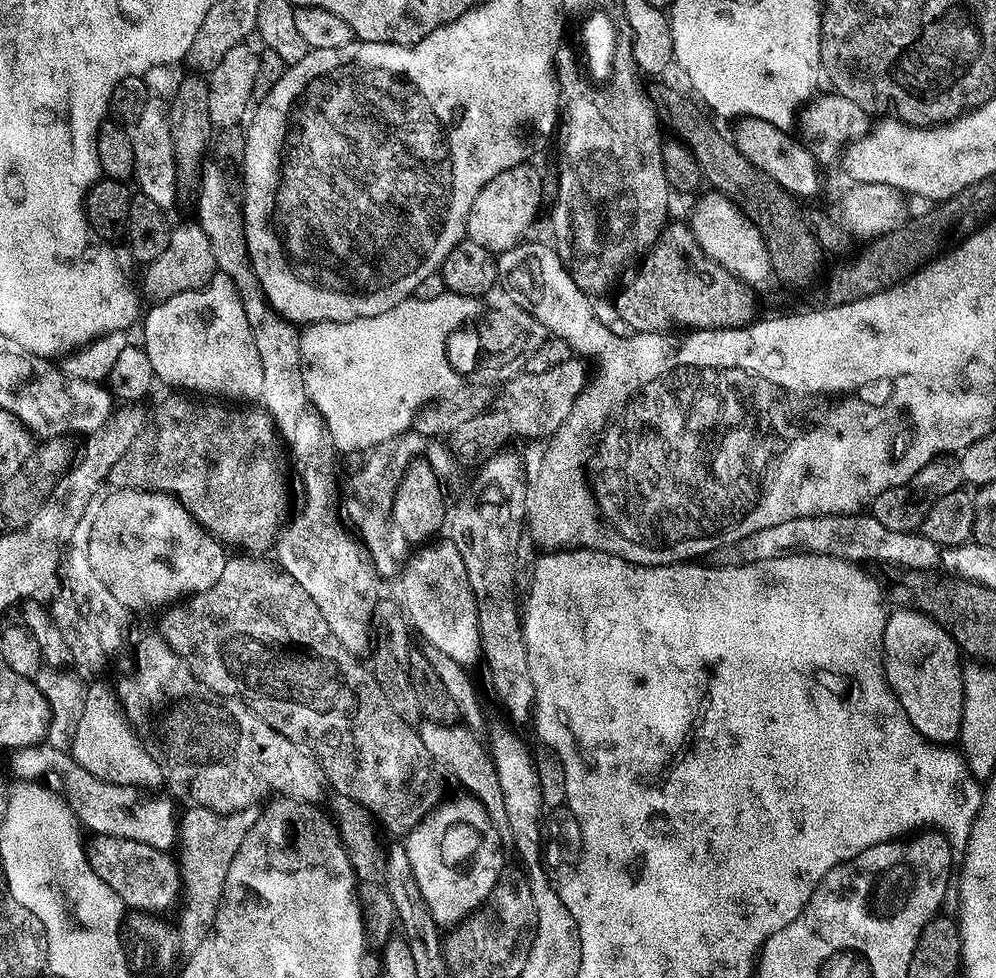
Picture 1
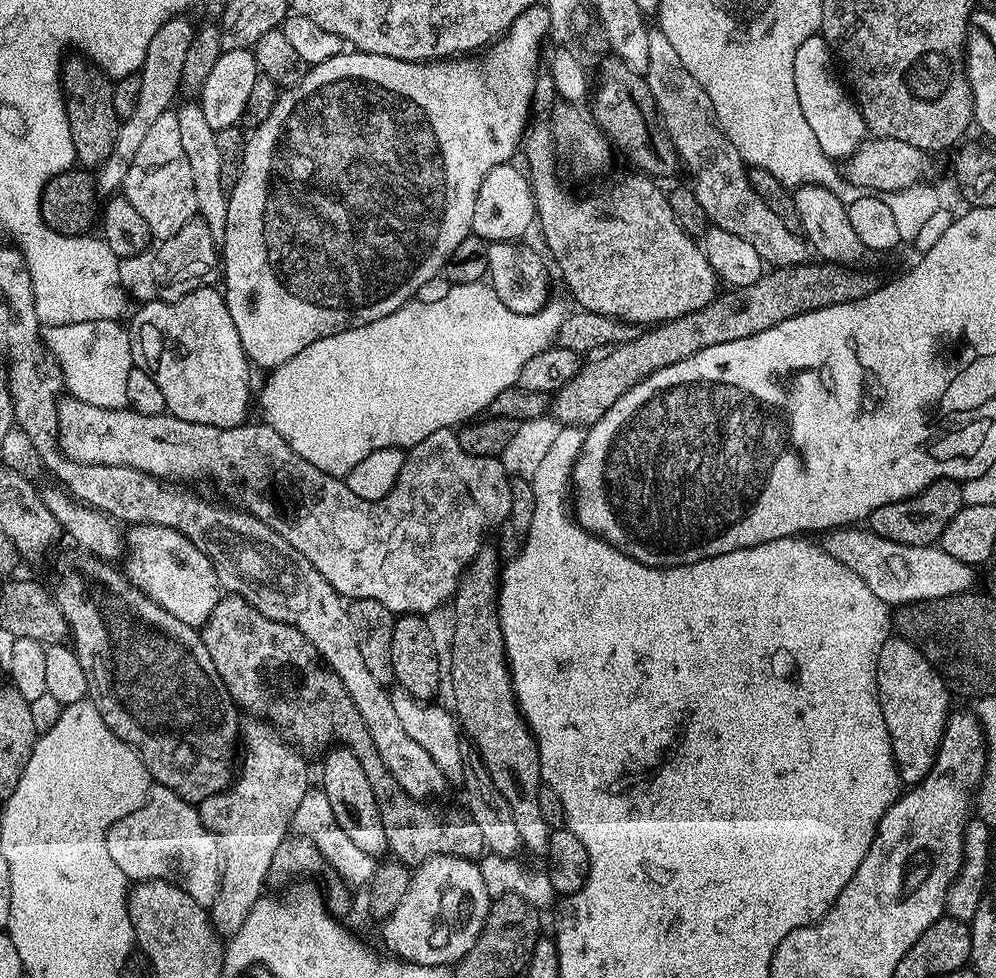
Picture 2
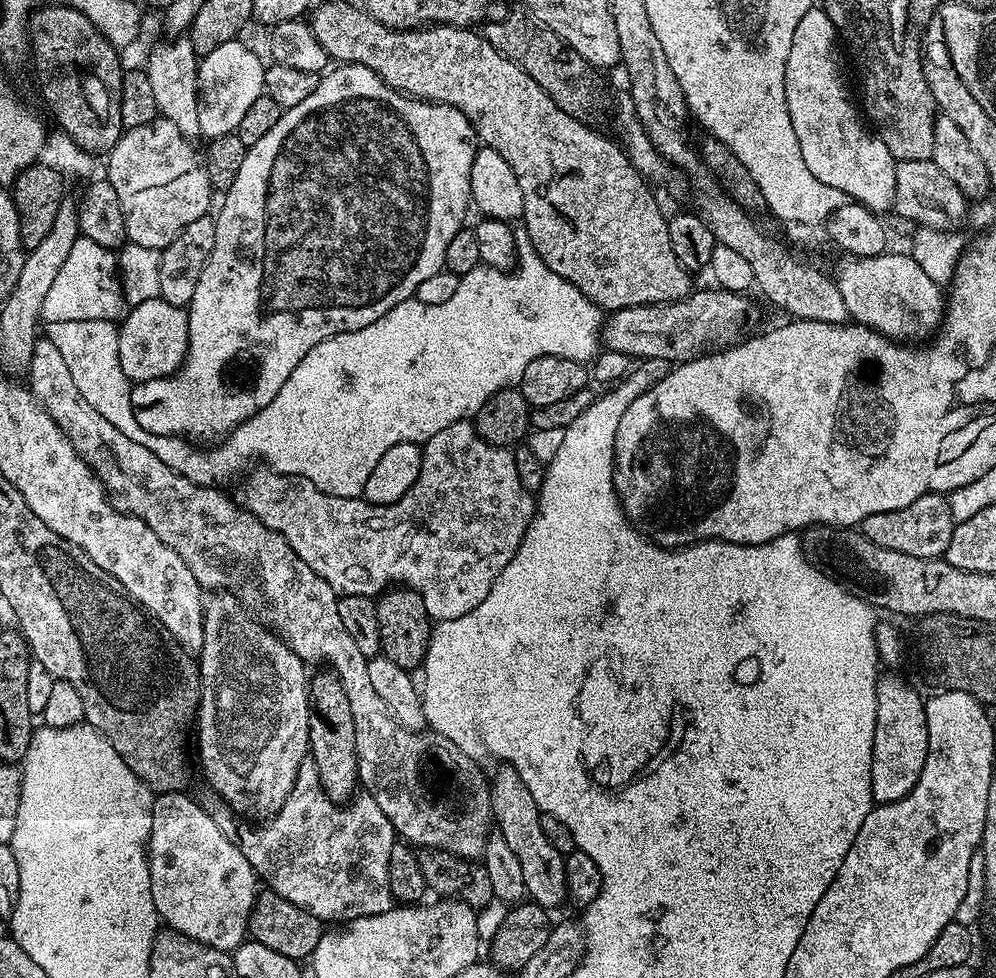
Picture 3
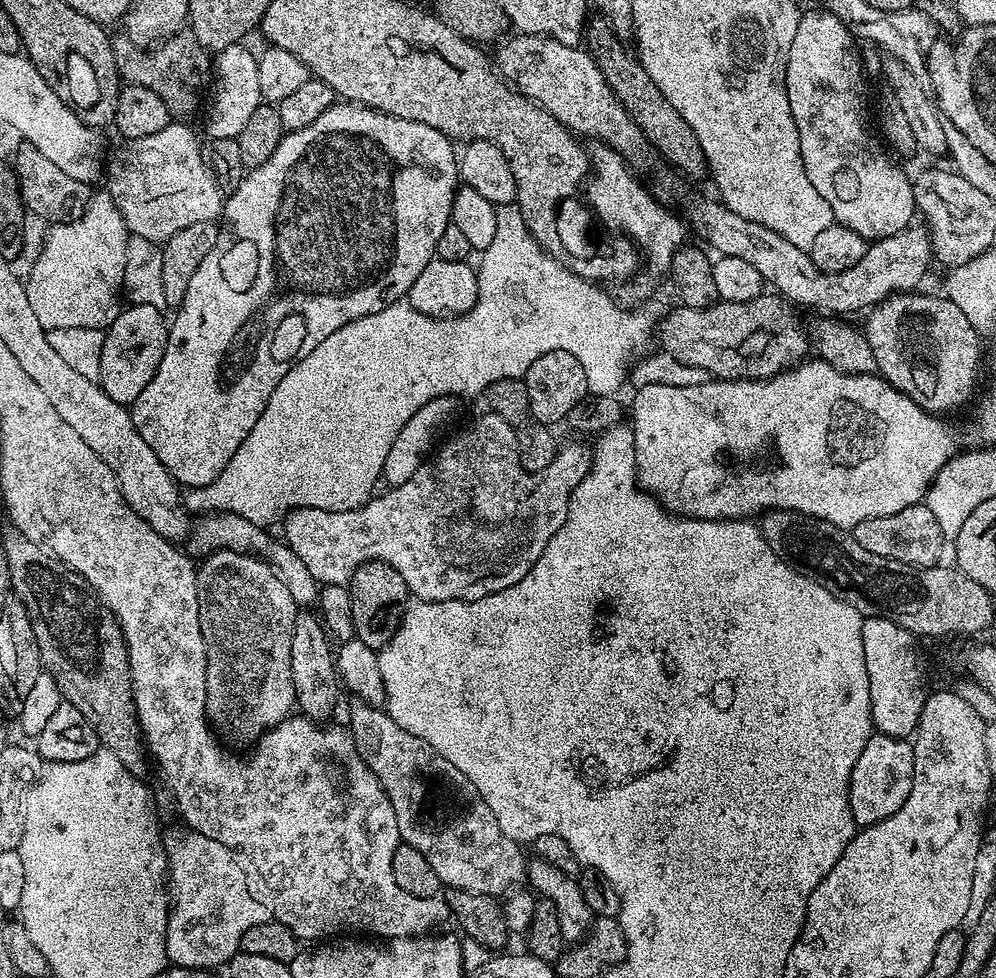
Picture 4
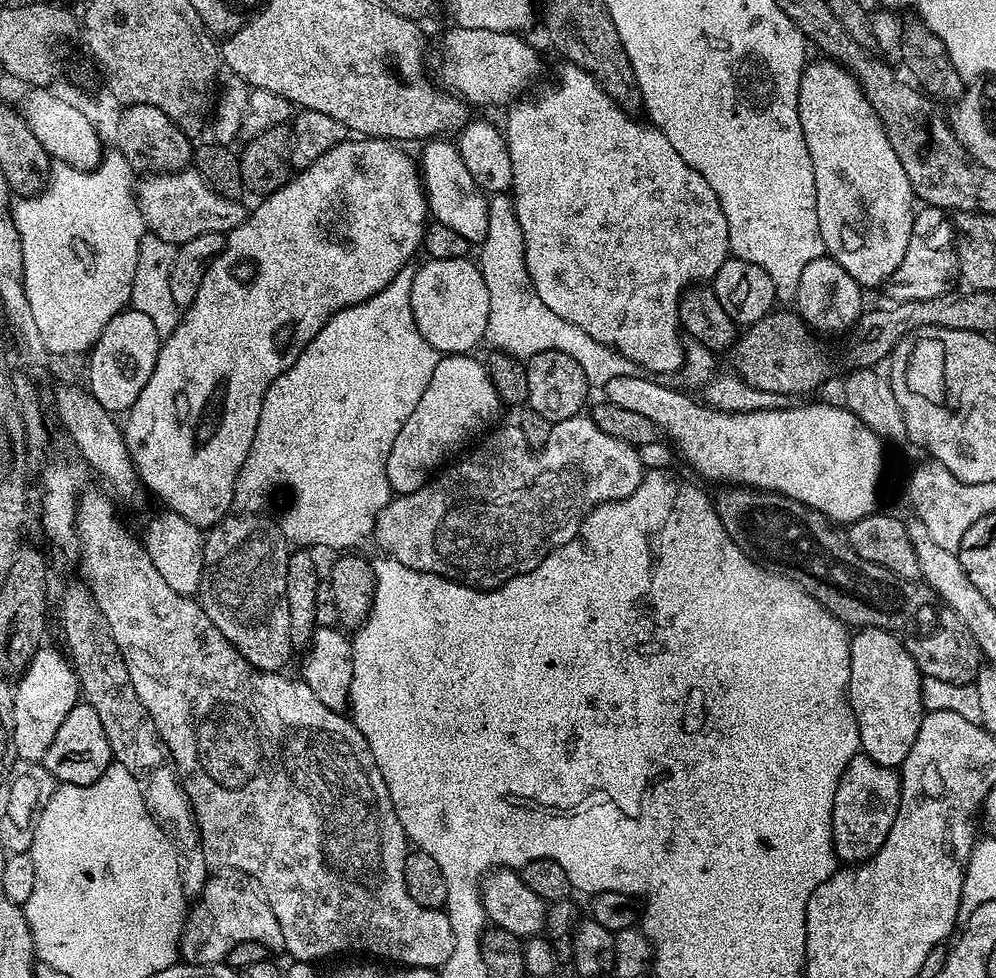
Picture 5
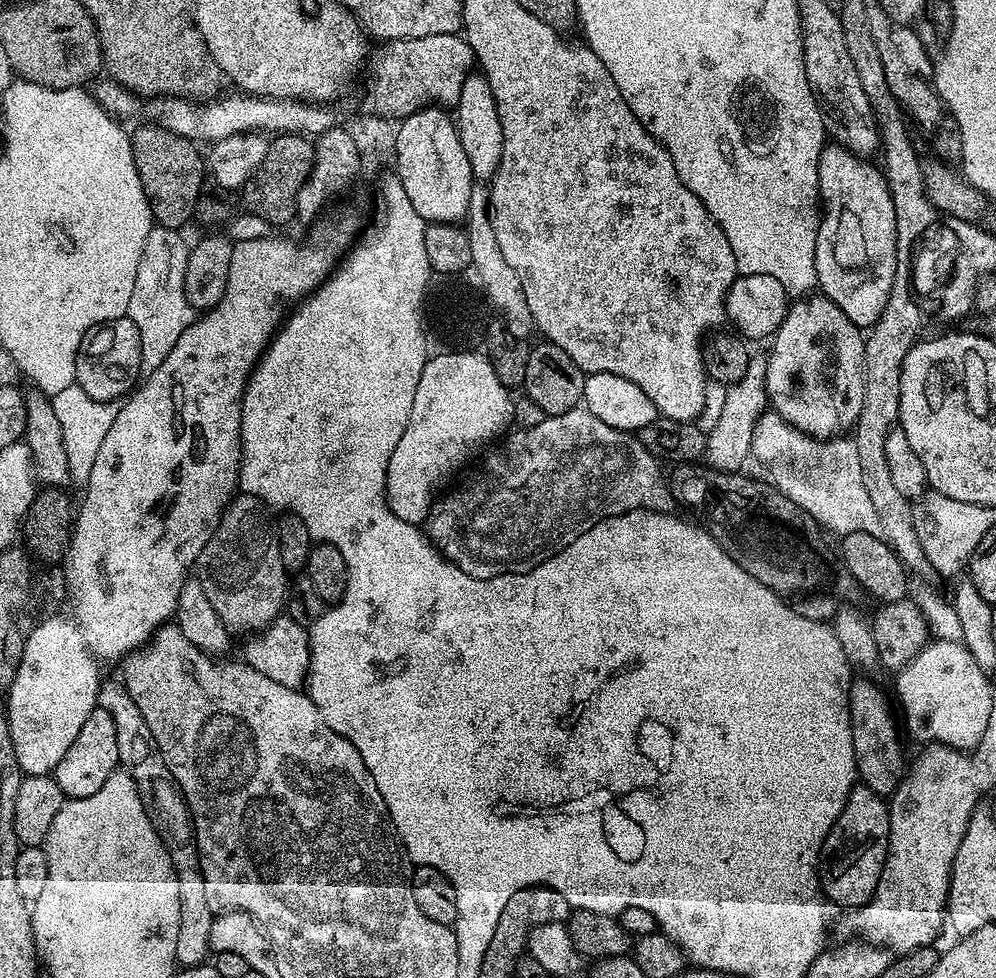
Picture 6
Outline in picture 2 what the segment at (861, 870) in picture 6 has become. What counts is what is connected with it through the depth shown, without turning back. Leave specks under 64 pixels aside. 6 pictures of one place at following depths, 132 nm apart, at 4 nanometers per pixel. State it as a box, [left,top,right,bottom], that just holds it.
[876,638,950,785]

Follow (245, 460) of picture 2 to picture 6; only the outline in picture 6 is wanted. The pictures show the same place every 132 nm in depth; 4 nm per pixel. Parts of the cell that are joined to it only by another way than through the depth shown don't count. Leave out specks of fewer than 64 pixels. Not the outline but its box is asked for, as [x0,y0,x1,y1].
[426,406,674,578]

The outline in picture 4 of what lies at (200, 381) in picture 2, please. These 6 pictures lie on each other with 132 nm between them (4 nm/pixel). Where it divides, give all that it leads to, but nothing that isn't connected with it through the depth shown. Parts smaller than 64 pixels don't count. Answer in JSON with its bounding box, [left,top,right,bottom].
[98,304,168,406]

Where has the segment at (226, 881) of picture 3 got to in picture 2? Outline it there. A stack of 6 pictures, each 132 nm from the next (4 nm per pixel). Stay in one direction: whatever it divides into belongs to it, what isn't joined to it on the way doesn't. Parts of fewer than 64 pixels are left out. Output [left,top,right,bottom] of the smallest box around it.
[108,783,224,906]

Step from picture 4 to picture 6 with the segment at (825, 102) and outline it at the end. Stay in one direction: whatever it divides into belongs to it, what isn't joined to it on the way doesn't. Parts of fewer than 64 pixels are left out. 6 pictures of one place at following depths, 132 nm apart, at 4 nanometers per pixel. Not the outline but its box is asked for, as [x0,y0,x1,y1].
[816,142,896,330]

